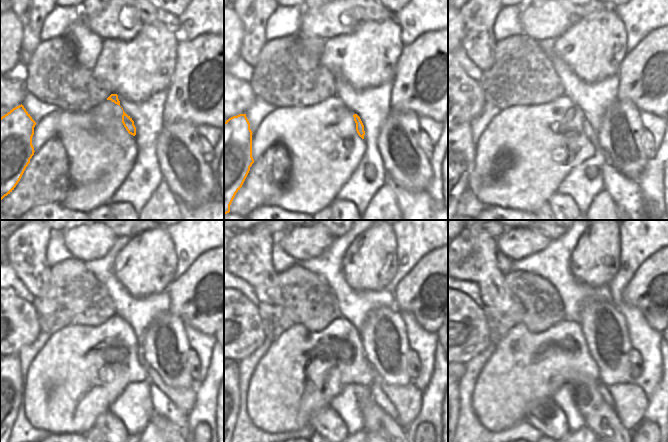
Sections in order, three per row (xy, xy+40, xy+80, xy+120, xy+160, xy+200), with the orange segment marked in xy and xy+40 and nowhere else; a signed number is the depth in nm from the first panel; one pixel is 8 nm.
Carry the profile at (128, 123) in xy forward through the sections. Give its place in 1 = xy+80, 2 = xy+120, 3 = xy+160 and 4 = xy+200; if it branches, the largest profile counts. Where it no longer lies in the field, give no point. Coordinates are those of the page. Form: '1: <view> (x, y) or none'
1: xy+80 (588, 131)
2: xy+120 (183, 398)
3: xy+160 (407, 400)
4: xy+200 (630, 402)

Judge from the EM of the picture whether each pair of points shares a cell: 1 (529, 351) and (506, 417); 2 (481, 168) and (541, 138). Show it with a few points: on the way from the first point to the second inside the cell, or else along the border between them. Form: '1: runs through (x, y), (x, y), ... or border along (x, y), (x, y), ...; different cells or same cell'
1: runs through (523, 367), (506, 386), (506, 401); same cell
2: runs through (492, 152), (506, 138), (525, 138); same cell

